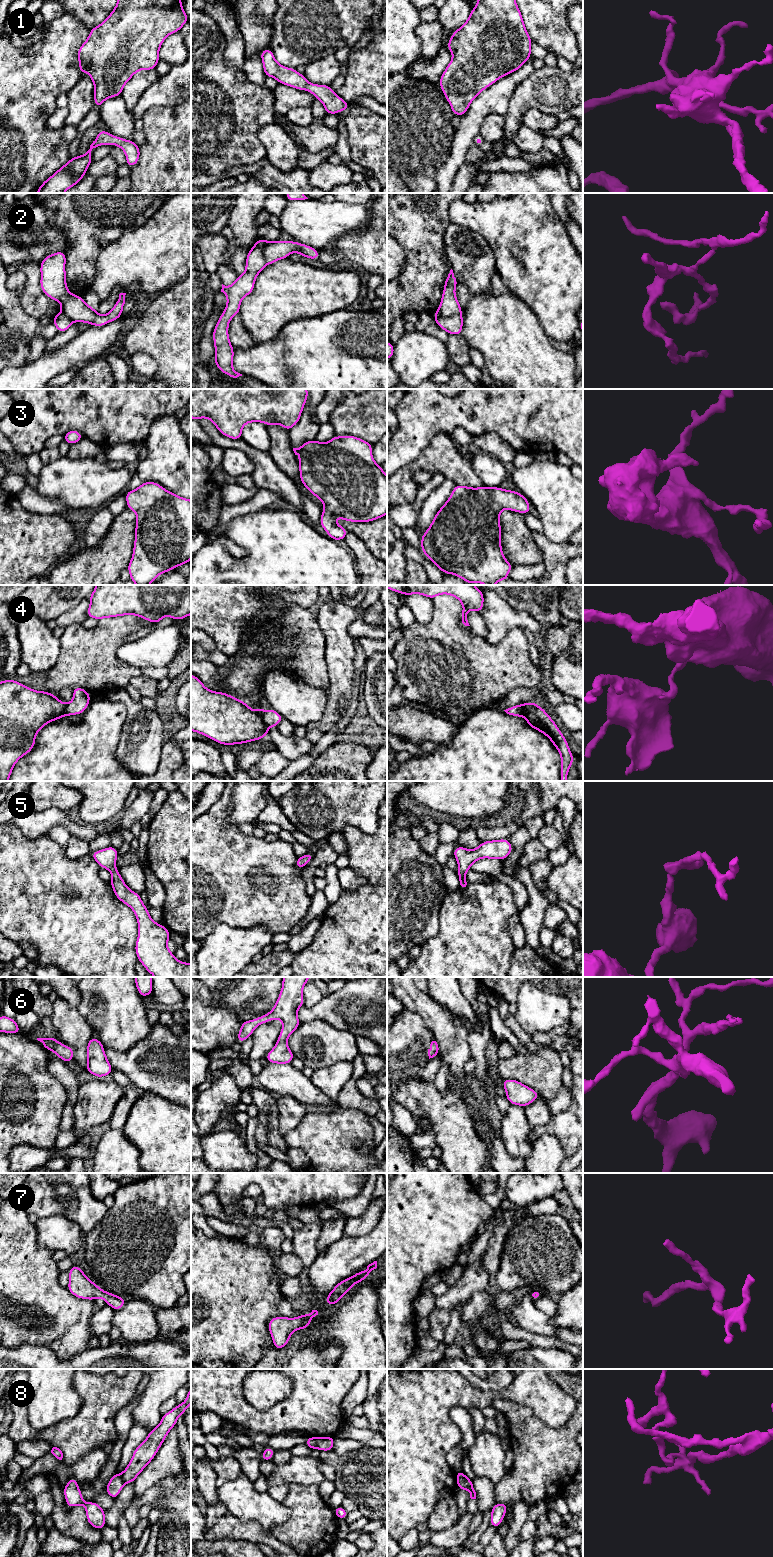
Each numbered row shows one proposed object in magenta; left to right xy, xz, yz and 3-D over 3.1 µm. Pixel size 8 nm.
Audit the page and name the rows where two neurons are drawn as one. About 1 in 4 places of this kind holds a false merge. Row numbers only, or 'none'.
2, 4, 8

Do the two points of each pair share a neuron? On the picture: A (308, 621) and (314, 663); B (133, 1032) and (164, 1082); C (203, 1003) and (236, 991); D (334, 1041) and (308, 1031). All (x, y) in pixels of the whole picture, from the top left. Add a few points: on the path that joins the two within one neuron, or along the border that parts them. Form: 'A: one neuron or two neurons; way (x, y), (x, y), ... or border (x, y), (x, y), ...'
A: one neuron; way (308, 631), (308, 653)
B: two neurons; border (152, 1025), (145, 1038), (126, 1050), (117, 1050)
C: two neurons; border (207, 987), (213, 1003), (223, 1003), (233, 1011)
D: one neuron; way (328, 1041), (314, 1033)

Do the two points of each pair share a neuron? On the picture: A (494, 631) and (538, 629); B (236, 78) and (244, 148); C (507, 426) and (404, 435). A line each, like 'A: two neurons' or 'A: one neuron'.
A: one neuron
B: one neuron
C: one neuron

